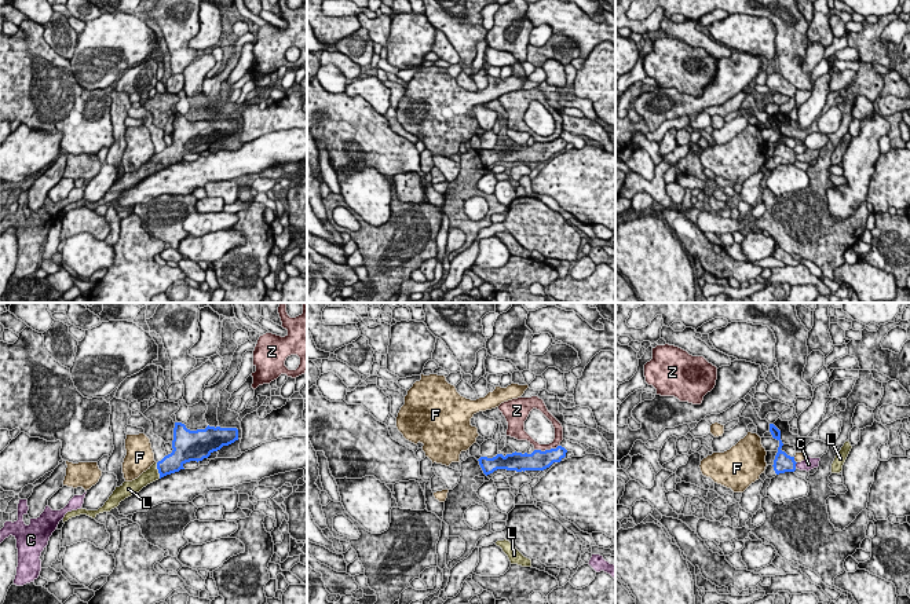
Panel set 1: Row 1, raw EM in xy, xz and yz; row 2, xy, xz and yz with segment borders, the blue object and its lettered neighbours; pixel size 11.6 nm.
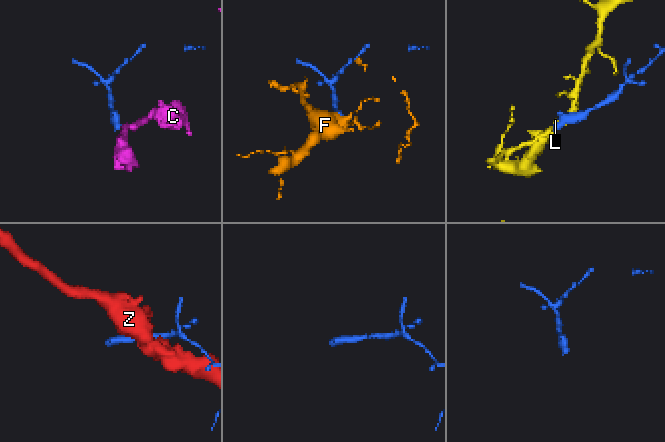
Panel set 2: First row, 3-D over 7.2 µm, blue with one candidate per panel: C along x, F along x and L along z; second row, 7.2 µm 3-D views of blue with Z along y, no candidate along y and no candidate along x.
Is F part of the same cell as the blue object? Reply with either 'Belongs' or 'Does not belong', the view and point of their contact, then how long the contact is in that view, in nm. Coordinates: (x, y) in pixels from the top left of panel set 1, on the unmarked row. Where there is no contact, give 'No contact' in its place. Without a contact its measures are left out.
Does not belong. Touches blue at yz (793, 152). Shared border 90 nm

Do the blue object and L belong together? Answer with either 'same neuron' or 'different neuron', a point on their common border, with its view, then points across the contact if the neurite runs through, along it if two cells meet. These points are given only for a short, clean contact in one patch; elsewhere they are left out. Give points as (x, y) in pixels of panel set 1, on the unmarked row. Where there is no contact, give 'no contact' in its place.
same neuron; meets blue in xy at (159, 163); runs through xy (172, 154), (159, 163), (150, 167)

